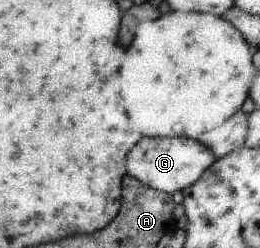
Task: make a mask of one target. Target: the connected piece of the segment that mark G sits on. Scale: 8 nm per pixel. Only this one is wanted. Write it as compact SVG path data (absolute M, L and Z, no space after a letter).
M144 137L128 157L128 173L146 185L162 192L176 193L196 183L206 169L210 169L218 157L198 139L186 137Z

